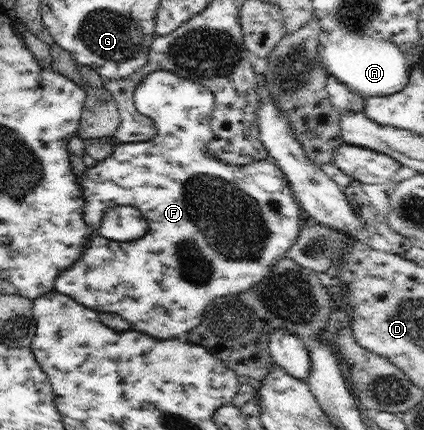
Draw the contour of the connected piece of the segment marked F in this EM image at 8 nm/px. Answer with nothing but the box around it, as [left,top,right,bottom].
[54,71,306,339]

